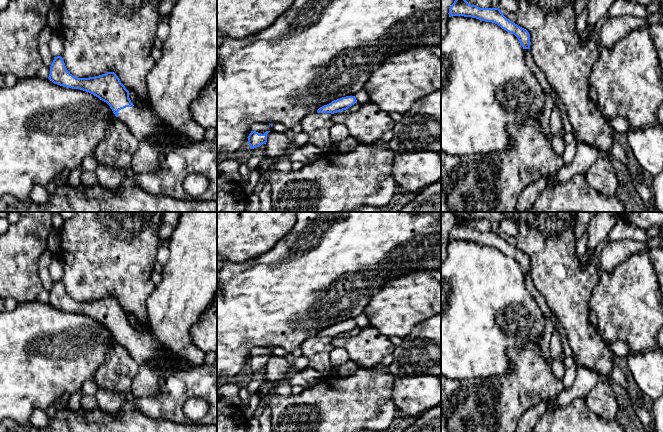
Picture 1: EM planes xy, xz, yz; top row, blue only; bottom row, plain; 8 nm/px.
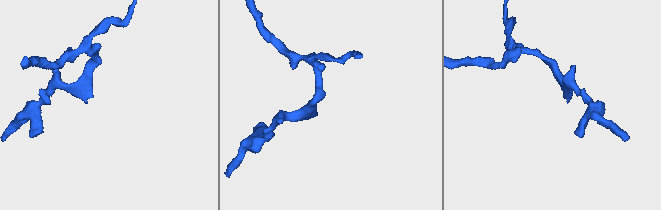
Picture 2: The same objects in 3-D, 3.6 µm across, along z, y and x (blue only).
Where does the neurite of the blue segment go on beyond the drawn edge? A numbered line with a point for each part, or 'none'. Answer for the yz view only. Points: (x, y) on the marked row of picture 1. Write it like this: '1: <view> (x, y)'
none

